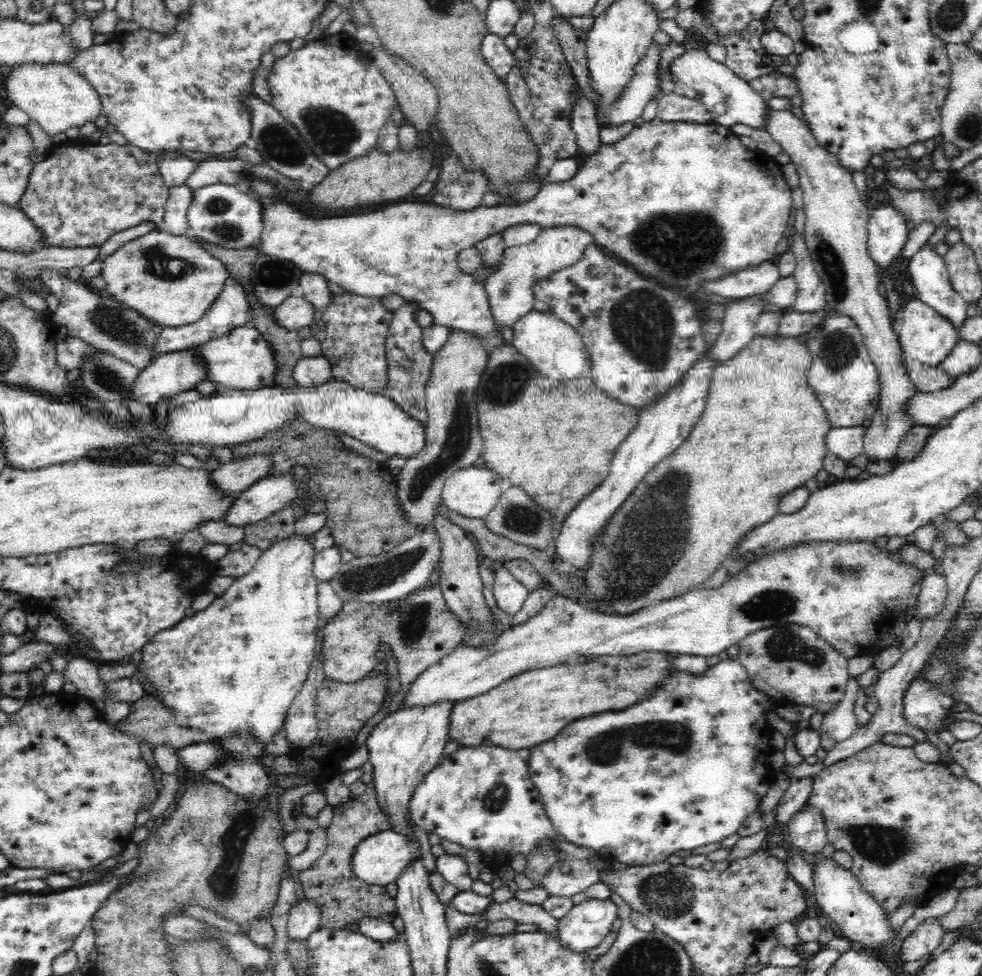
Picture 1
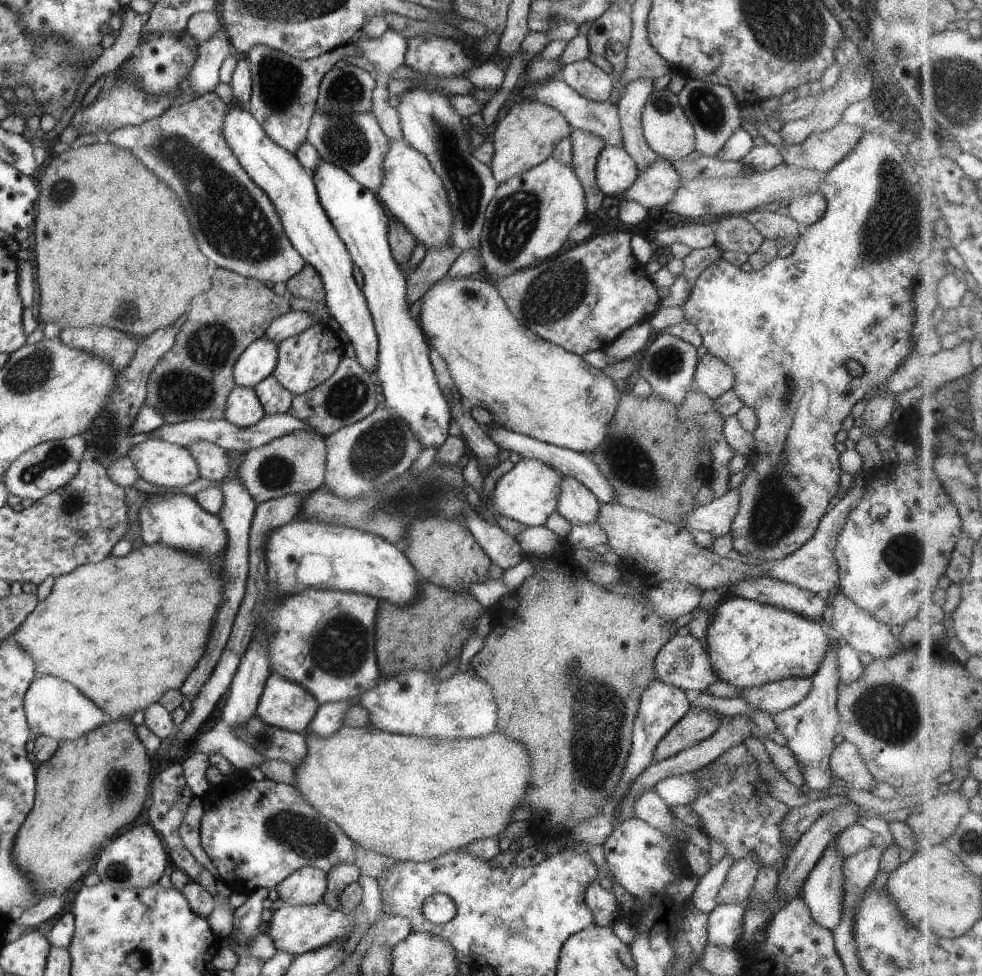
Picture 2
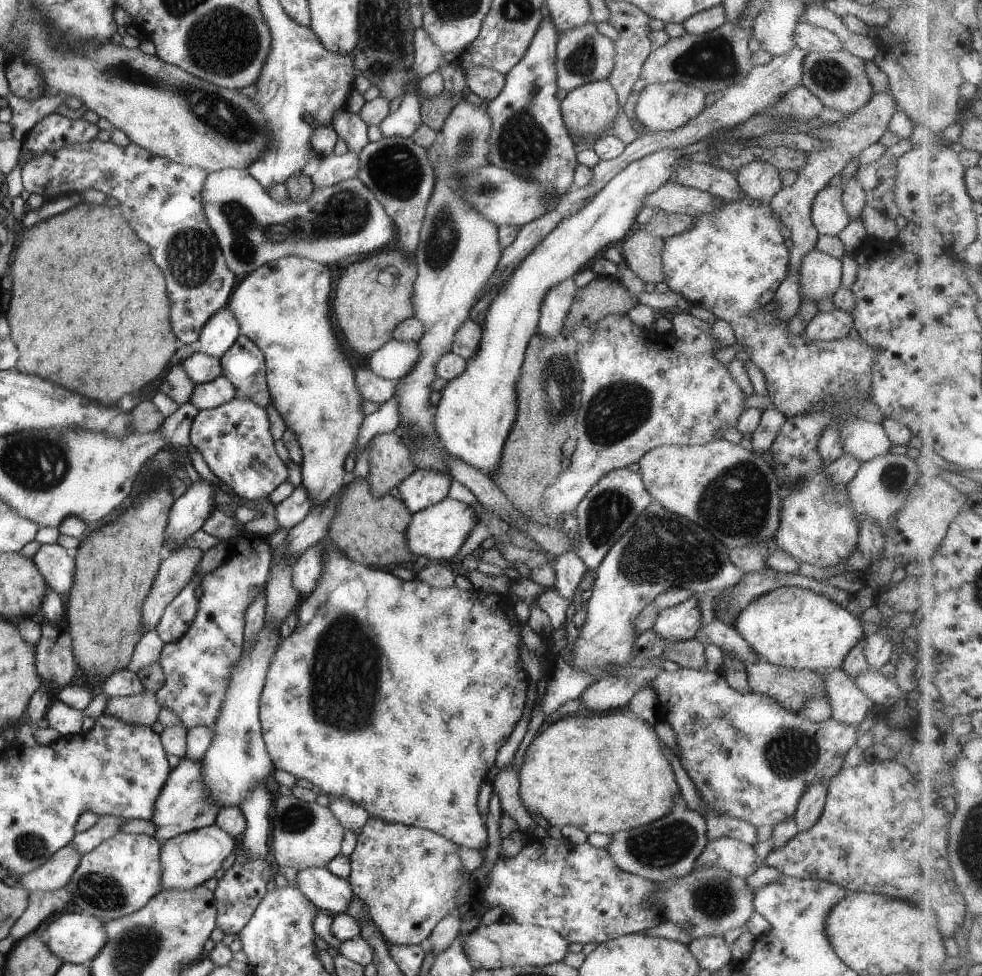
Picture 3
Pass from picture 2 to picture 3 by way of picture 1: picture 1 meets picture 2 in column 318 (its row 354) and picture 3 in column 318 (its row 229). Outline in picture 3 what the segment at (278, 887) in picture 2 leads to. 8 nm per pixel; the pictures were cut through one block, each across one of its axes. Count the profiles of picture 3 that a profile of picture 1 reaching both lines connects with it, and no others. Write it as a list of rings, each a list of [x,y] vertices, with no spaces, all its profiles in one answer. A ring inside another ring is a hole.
[[[277,796],[272,802],[269,816],[273,828],[273,858],[277,865],[303,871],[308,867],[325,867],[337,854],[340,854],[340,843],[344,829],[325,806],[313,802],[301,802],[290,796]]]

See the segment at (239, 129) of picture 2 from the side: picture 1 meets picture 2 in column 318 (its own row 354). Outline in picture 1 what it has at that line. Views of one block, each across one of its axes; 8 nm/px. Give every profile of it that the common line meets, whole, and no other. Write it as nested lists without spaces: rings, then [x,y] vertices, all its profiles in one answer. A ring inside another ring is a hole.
[[[246,324],[218,340],[210,340],[208,344],[202,344],[197,348],[201,360],[205,360],[207,364],[207,379],[210,382],[218,382],[222,389],[248,390],[273,386],[279,362],[275,359],[272,347],[256,327]]]

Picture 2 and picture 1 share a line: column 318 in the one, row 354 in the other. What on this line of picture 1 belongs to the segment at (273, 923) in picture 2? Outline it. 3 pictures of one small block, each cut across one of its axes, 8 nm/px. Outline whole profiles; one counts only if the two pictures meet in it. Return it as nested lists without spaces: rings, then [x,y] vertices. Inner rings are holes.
[[[907,297],[900,310],[897,336],[900,345],[902,345],[904,357],[933,367],[936,367],[938,362],[959,342],[954,325],[933,308],[930,308],[929,304],[924,304],[920,299],[914,297]]]

